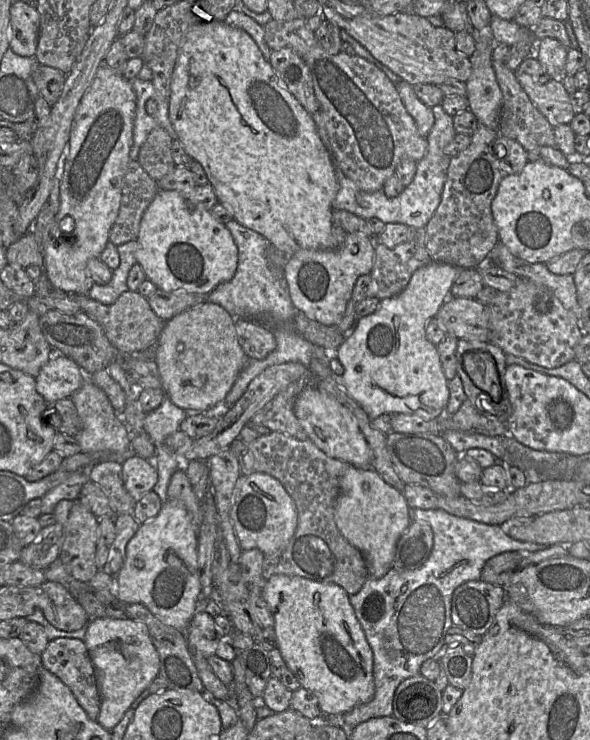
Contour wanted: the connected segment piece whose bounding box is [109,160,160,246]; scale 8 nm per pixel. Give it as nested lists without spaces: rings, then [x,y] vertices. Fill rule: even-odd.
[[[130,160],[124,177],[119,213],[110,230],[109,240],[115,246],[137,240],[142,216],[159,190],[158,182],[149,176],[140,163]]]

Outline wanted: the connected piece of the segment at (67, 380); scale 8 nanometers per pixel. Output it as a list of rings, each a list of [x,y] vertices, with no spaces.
[[[53,356],[43,365],[36,378],[36,390],[48,405],[70,398],[85,379],[85,372],[65,356]]]

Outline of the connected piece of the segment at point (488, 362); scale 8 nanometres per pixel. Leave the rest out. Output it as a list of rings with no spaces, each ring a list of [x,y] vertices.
[[[487,353],[487,359],[470,360],[468,375],[479,389],[491,397],[492,401],[498,402],[501,399],[499,373],[492,355]]]

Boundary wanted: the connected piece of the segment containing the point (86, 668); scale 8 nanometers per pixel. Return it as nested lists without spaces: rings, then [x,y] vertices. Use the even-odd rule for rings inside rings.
[[[56,638],[49,641],[41,655],[42,666],[57,676],[73,693],[79,705],[91,720],[98,721],[100,696],[96,683],[95,668],[85,643],[76,638]]]

